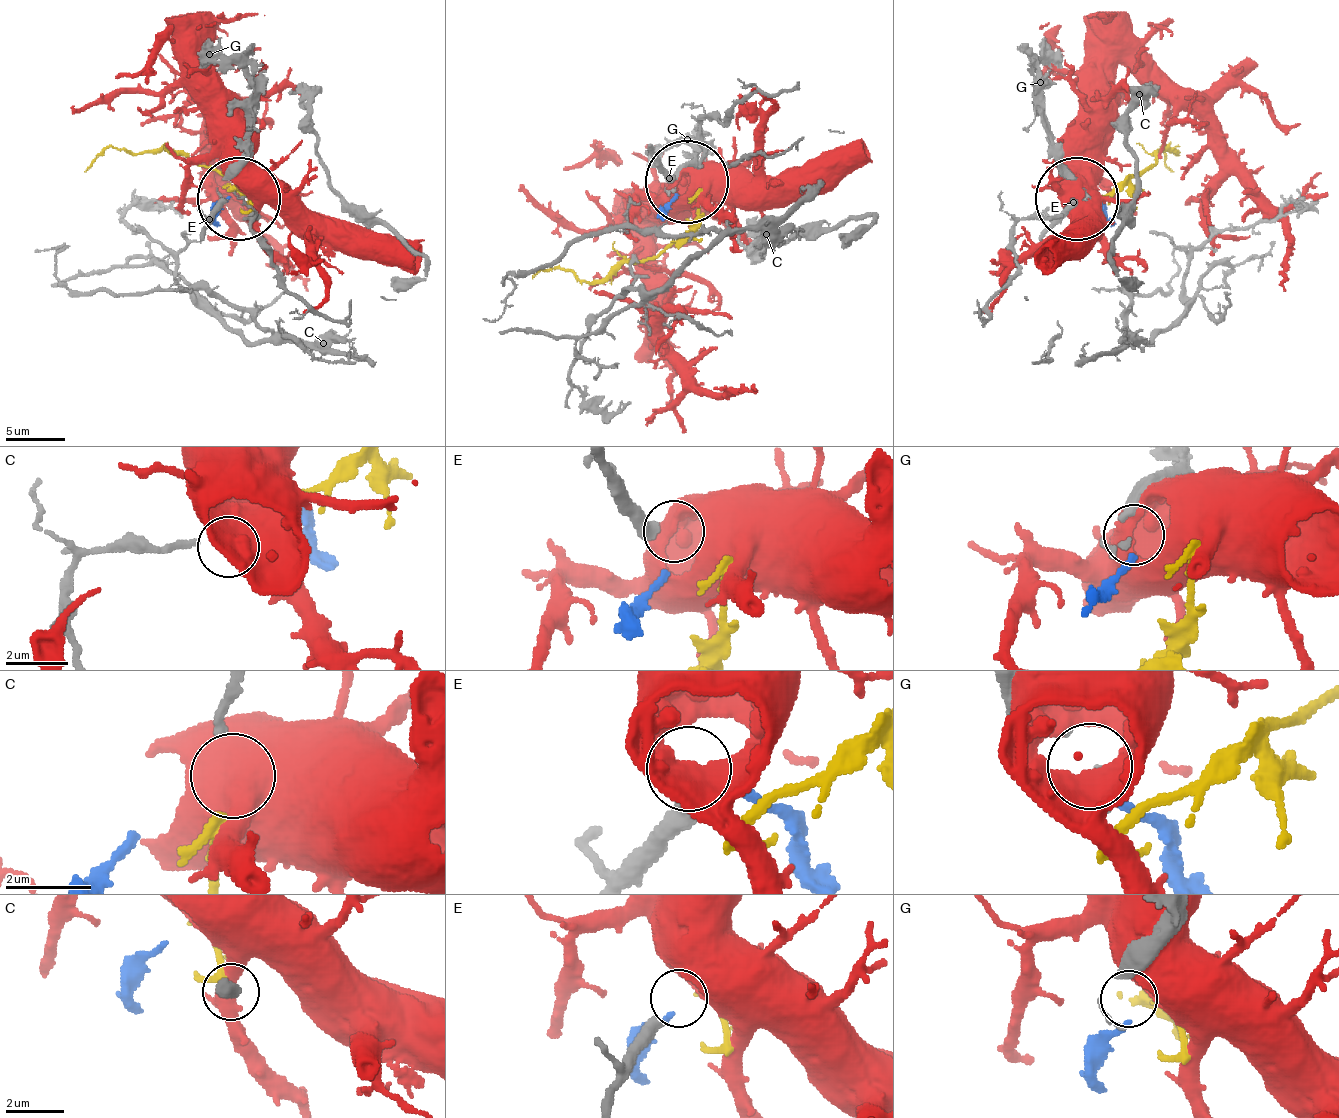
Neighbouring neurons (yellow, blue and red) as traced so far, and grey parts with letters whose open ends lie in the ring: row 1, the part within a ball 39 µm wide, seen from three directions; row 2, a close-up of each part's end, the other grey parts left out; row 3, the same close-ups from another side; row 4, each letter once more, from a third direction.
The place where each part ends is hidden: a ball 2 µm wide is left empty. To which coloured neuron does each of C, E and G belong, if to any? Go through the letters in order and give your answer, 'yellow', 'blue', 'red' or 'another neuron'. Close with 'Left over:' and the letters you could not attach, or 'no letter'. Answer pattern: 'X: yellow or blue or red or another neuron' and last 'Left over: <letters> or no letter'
C: yellow
E: red
G: blue
Left over: no letter

